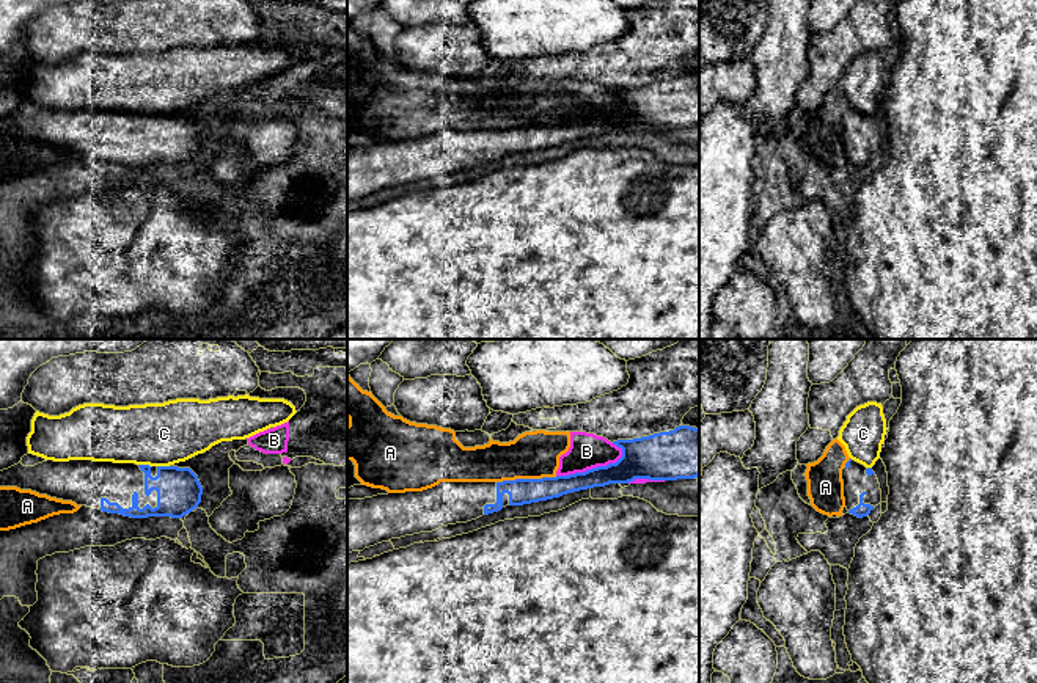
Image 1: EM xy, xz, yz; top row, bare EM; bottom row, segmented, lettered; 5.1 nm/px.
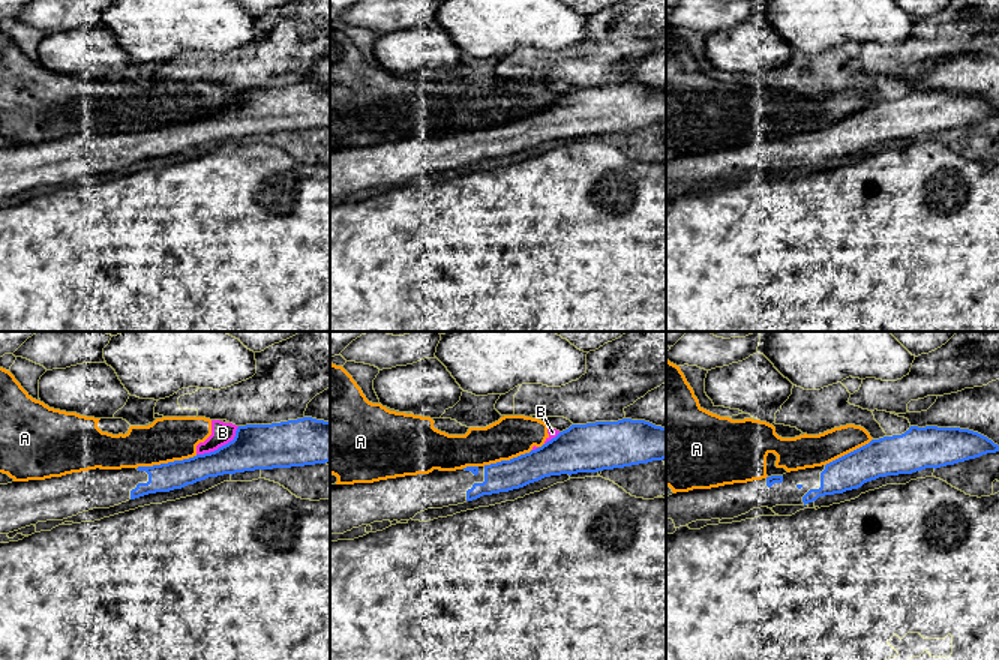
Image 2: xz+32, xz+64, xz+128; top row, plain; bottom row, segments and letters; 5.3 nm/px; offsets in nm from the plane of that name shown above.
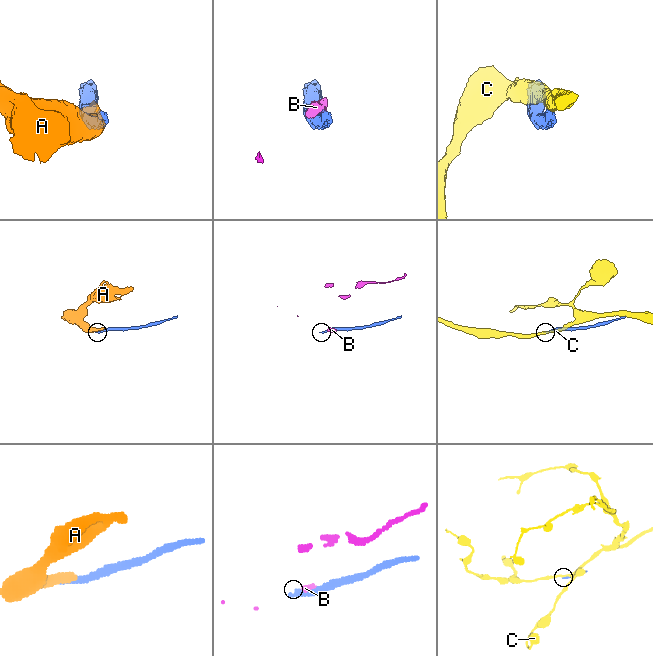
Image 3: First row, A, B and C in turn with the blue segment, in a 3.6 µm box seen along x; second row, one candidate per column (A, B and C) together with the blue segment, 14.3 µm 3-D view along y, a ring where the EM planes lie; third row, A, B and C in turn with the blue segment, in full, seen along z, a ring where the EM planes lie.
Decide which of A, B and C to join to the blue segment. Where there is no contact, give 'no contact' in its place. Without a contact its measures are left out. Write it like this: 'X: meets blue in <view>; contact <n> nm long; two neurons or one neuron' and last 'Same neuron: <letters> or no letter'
A: meets blue in xz; contact 320 nm long; two neurons
B: meets blue in xz; contact 380 nm long; two neurons
C: meets blue in xy; contact 70 nm long; two neurons
Same neuron: no letter

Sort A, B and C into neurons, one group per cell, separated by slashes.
A B / C

